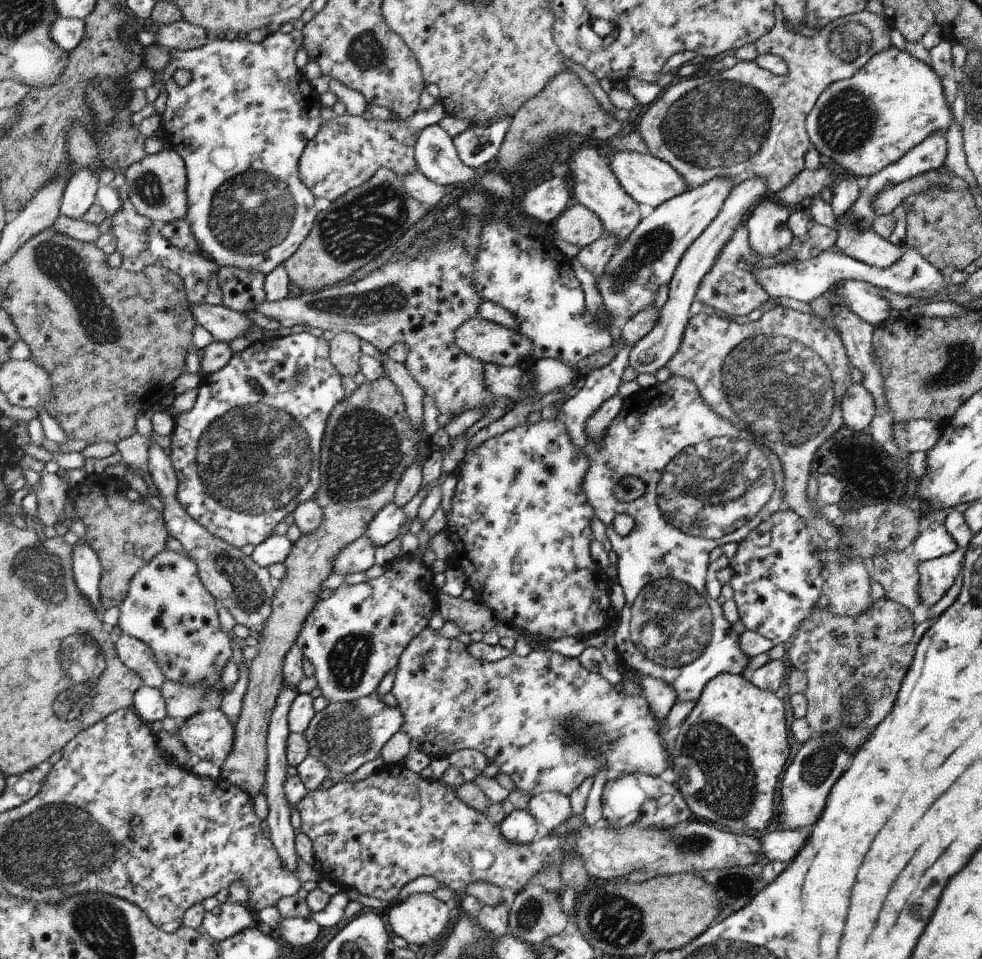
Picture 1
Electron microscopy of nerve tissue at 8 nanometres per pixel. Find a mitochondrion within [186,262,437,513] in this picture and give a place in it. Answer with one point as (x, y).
(364, 451)

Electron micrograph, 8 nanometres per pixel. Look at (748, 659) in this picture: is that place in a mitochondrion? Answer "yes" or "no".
no

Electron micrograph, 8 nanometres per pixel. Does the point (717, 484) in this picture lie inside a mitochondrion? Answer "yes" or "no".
yes

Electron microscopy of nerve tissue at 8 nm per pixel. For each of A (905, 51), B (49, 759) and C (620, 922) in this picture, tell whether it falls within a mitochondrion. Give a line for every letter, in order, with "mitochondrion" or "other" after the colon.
A: other
B: other
C: mitochondrion

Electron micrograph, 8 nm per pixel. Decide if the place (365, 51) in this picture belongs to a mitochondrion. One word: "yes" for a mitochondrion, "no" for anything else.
yes

